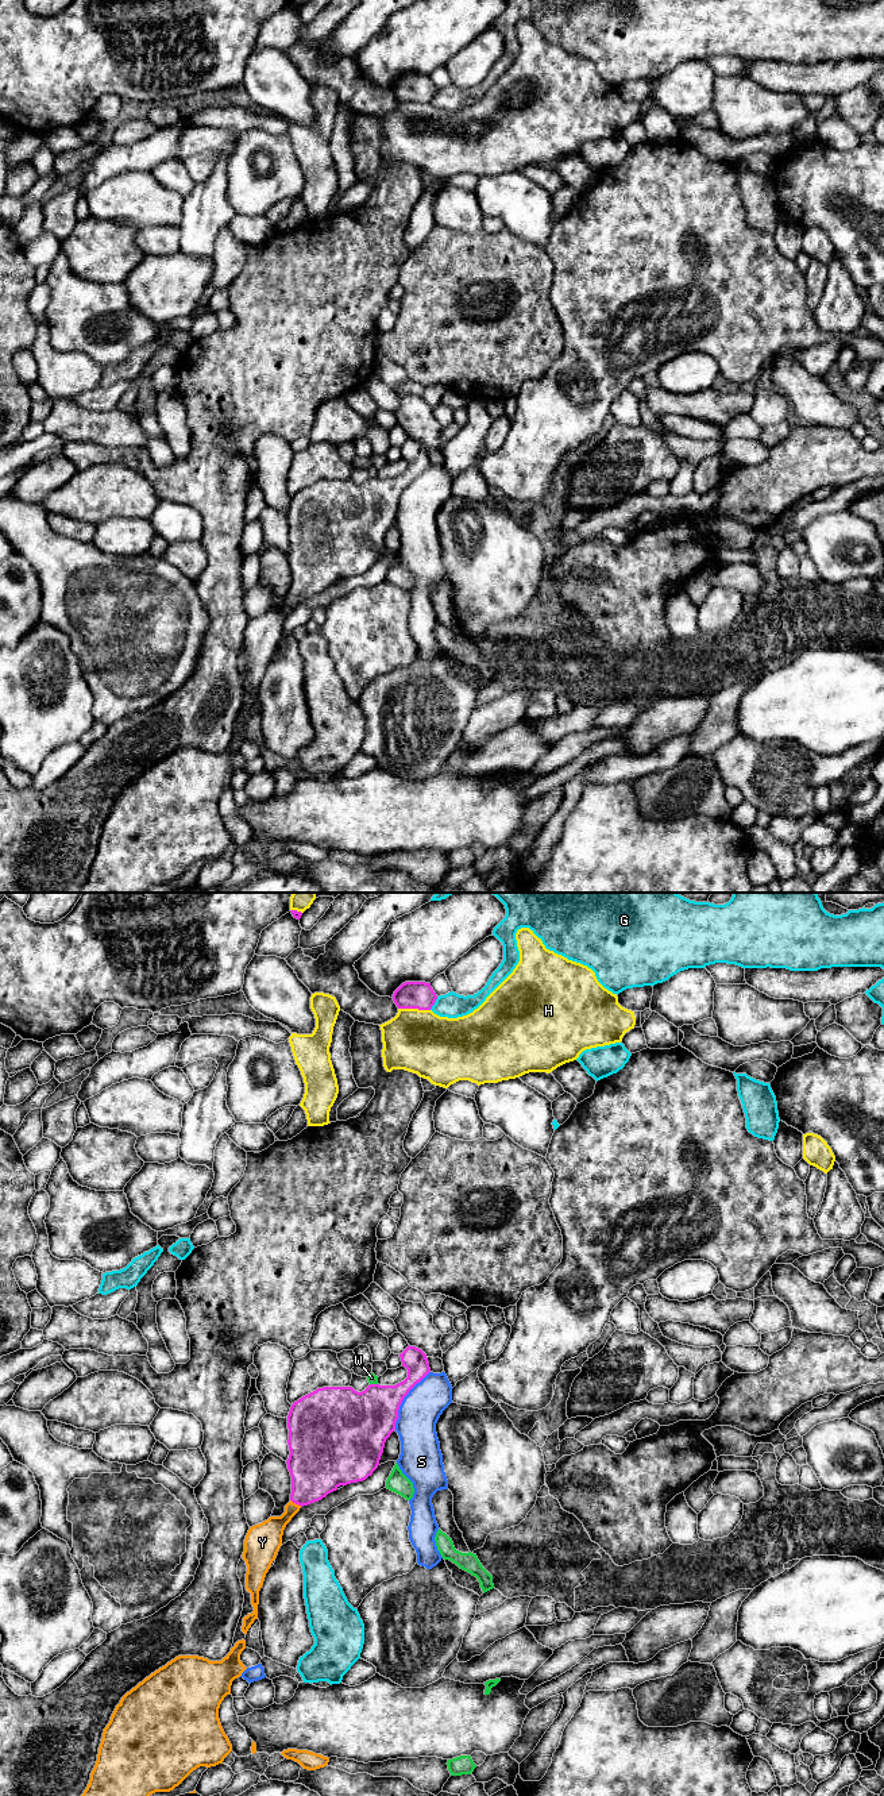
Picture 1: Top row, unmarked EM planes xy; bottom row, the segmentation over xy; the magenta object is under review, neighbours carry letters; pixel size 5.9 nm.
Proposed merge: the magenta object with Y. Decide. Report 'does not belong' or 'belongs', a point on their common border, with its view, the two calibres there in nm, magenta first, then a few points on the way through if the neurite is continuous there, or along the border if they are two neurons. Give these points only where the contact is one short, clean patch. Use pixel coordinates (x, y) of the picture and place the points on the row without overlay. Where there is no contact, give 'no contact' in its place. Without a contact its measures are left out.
belongs; meets magenta in xy at (296, 596); 320 nm thick on the magenta side, 160 nm on the other; runs through xy (317, 561), (311, 575), (296, 596), (267, 627)

